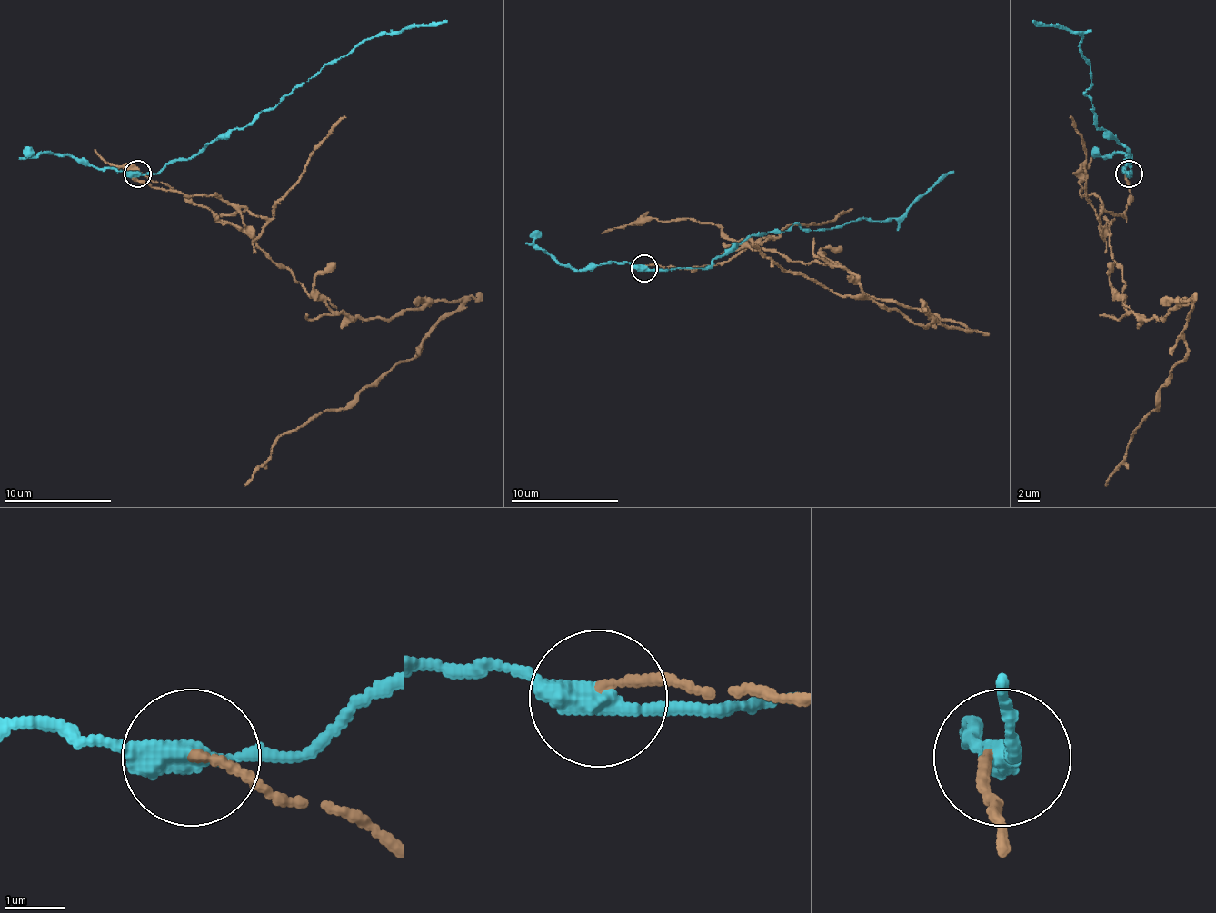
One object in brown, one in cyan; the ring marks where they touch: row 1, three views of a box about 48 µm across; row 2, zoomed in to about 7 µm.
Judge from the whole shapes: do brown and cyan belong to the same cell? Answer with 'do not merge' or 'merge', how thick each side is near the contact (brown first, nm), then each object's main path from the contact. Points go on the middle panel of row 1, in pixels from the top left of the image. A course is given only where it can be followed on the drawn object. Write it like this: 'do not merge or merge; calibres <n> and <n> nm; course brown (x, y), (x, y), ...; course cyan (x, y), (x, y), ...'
do not merge; calibres 140 and 360 nm; course brown (644, 267), (720, 264), (750, 237), (792, 262), (836, 262), (865, 294), (968, 329), (833, 294), (752, 243); course cyan (644, 267), (707, 267), (755, 235), (784, 233), (795, 224), (831, 230), (860, 219), (898, 219), (954, 170)

